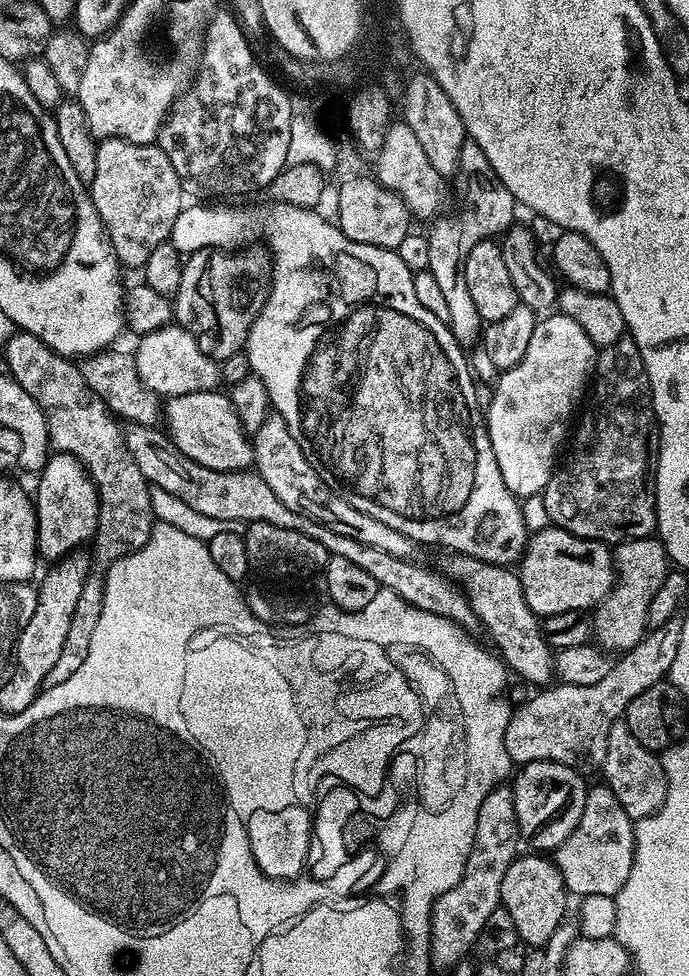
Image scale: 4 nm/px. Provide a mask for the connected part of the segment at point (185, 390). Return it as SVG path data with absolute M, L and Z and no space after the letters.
M173 322L153 332L145 332L134 349L138 378L157 397L181 396L195 392L211 392L221 383L220 365L202 350L185 328Z

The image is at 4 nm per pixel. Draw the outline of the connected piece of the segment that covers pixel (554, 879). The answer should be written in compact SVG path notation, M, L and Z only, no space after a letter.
M544 854L517 855L512 861L510 870L502 878L500 902L502 907L514 918L514 926L521 940L528 946L546 946L558 930L558 926L569 911L570 893L564 886L562 874L556 869L555 863Z

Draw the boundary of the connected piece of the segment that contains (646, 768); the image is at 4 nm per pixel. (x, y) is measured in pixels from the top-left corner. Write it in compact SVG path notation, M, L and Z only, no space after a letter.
M623 718L614 722L610 726L610 738L606 738L606 762L602 769L603 783L607 784L610 790L614 790L614 798L618 798L618 803L622 805L622 810L634 822L653 816L666 802L666 774L664 767L657 753L651 752L634 734L630 734L630 726L626 726Z

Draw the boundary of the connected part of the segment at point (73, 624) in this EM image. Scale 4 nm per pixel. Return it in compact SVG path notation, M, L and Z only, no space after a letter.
M19 330L13 331L2 352L8 363L7 375L18 381L22 390L26 390L26 394L30 394L30 398L34 398L43 410L51 447L69 452L82 461L84 469L96 483L100 499L98 522L90 547L92 573L86 578L86 586L82 586L82 594L70 618L70 630L66 633L66 642L62 642L62 654L58 654L58 662L54 662L50 674L46 674L44 679L44 688L53 688L58 686L58 682L66 682L66 678L86 662L86 654L90 654L90 638L98 626L98 618L102 616L104 577L109 566L129 552L135 552L152 533L154 517L149 482L142 470L138 470L130 450L126 450L124 430L117 417L109 412L98 394L86 386L86 378L82 378L79 367L69 357L59 356L34 334Z

